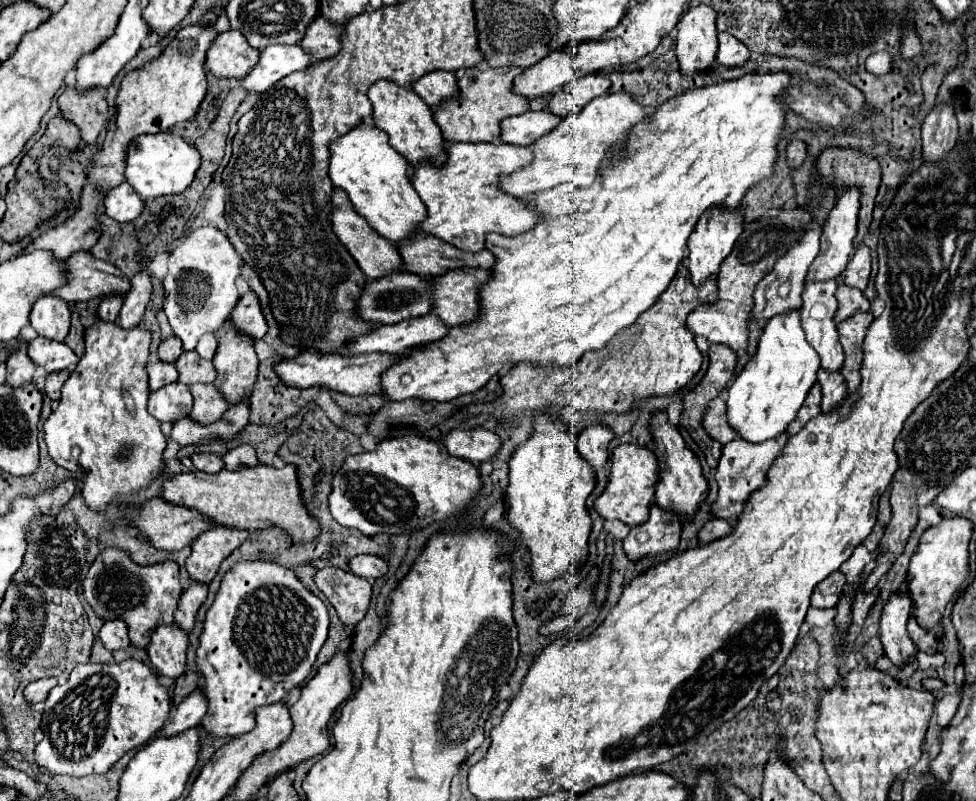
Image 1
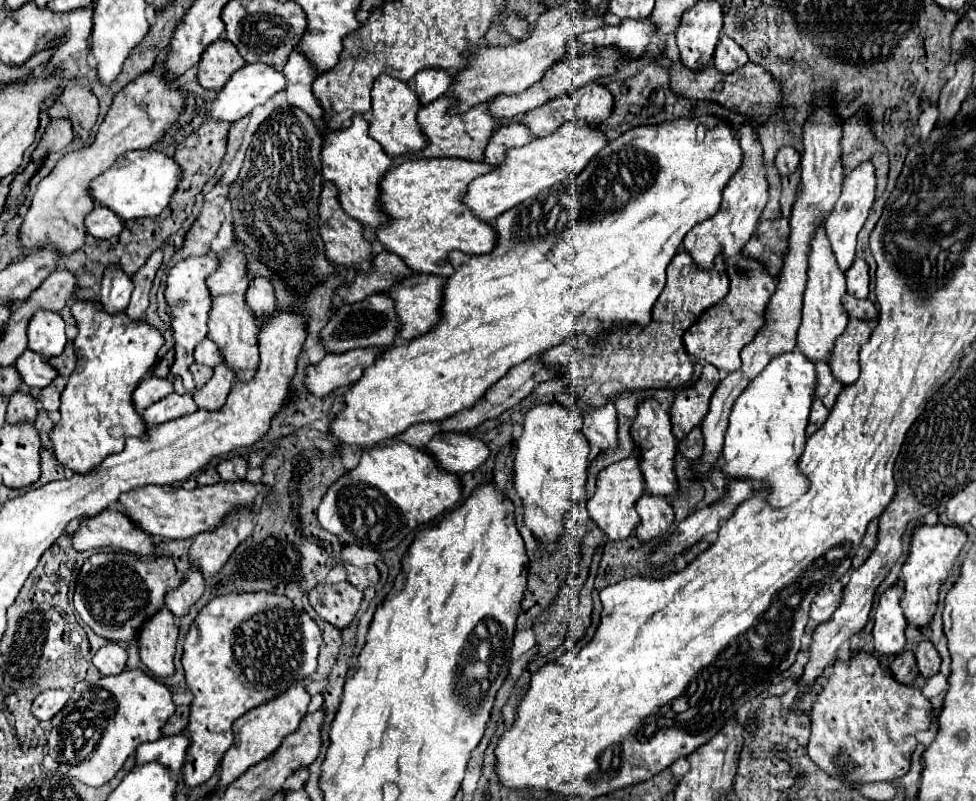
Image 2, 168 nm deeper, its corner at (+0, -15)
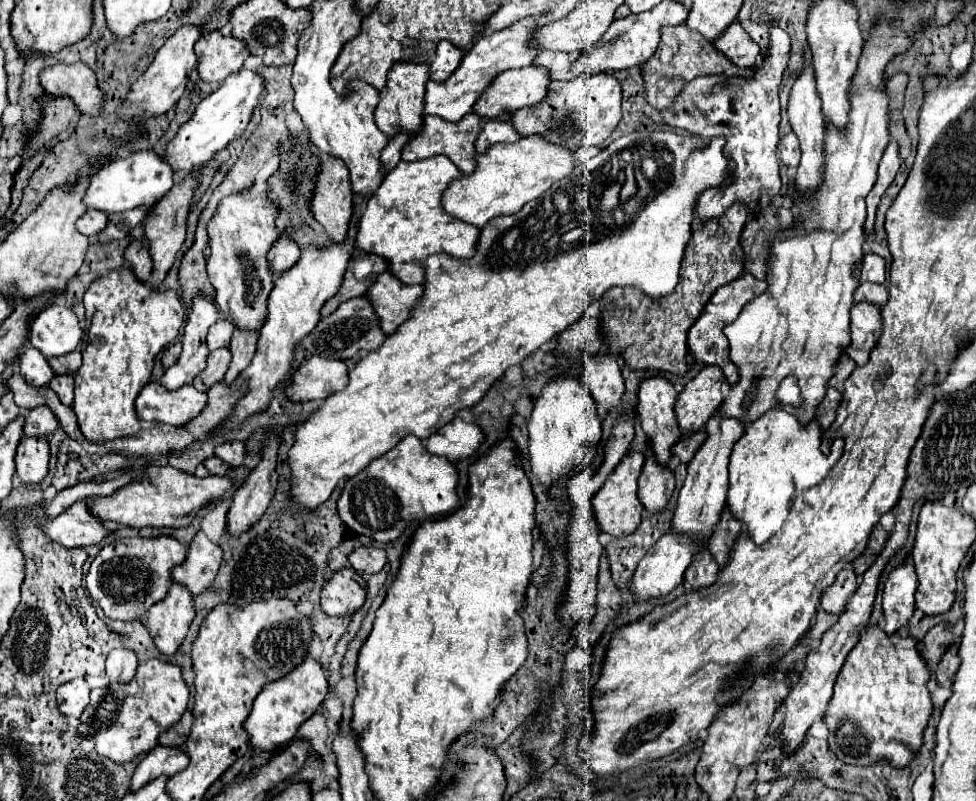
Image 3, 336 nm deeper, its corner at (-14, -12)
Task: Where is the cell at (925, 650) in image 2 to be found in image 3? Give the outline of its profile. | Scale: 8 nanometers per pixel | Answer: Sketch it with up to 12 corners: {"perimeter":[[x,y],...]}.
{"perimeter":[[950,646],[944,652],[936,680],[940,686],[952,682],[958,670],[958,648]]}

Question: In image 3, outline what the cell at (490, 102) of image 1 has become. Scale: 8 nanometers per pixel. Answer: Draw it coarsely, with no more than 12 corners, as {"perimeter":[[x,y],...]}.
{"perimeter":[[476,112],[458,122],[424,116],[424,130],[402,148],[404,160],[448,156],[476,170]]}

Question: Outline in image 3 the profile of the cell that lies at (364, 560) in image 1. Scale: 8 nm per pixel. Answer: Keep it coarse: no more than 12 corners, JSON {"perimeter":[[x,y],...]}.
{"perimeter":[[356,548],[350,566],[362,576],[382,572],[386,552]]}

